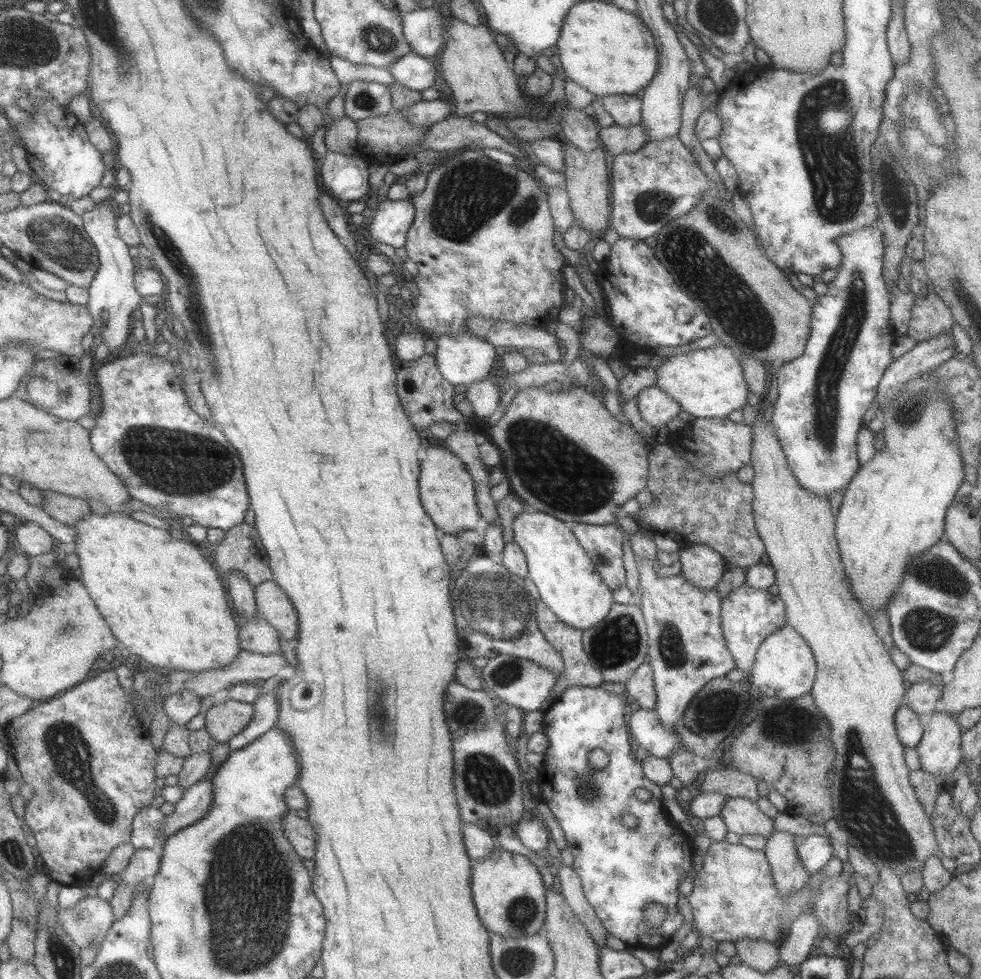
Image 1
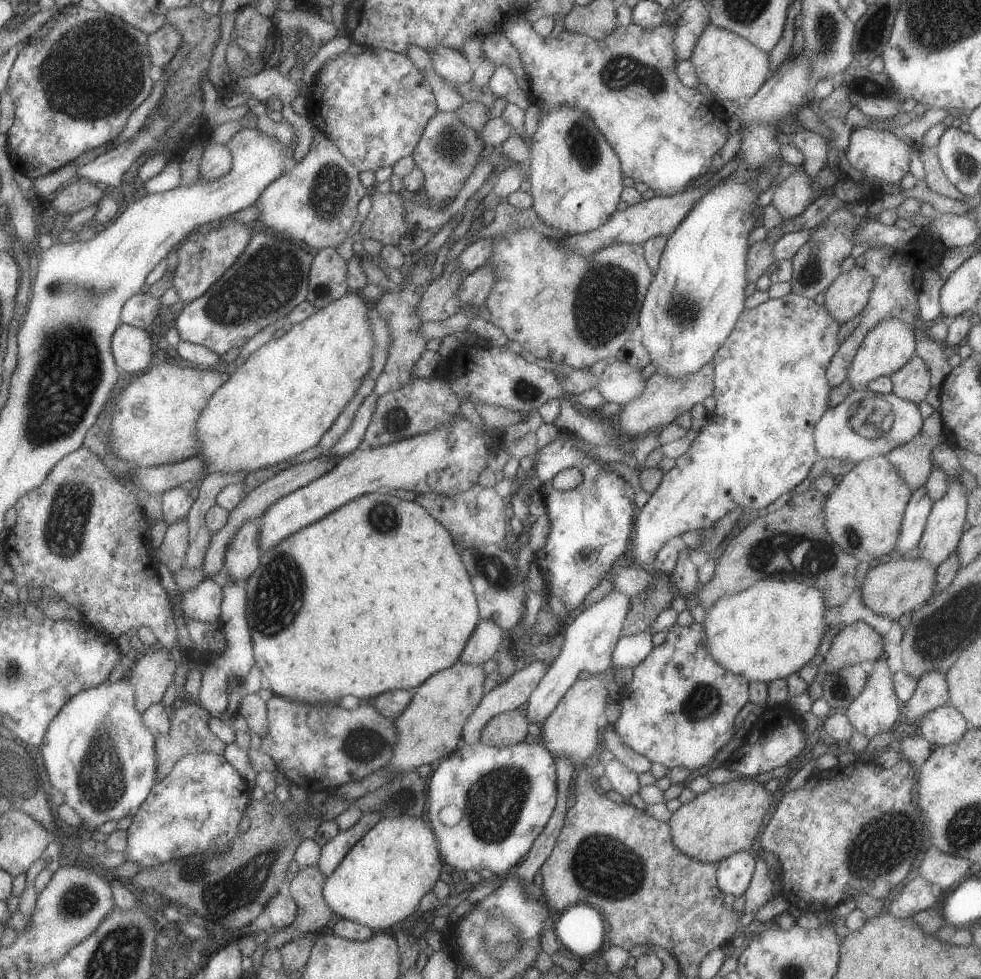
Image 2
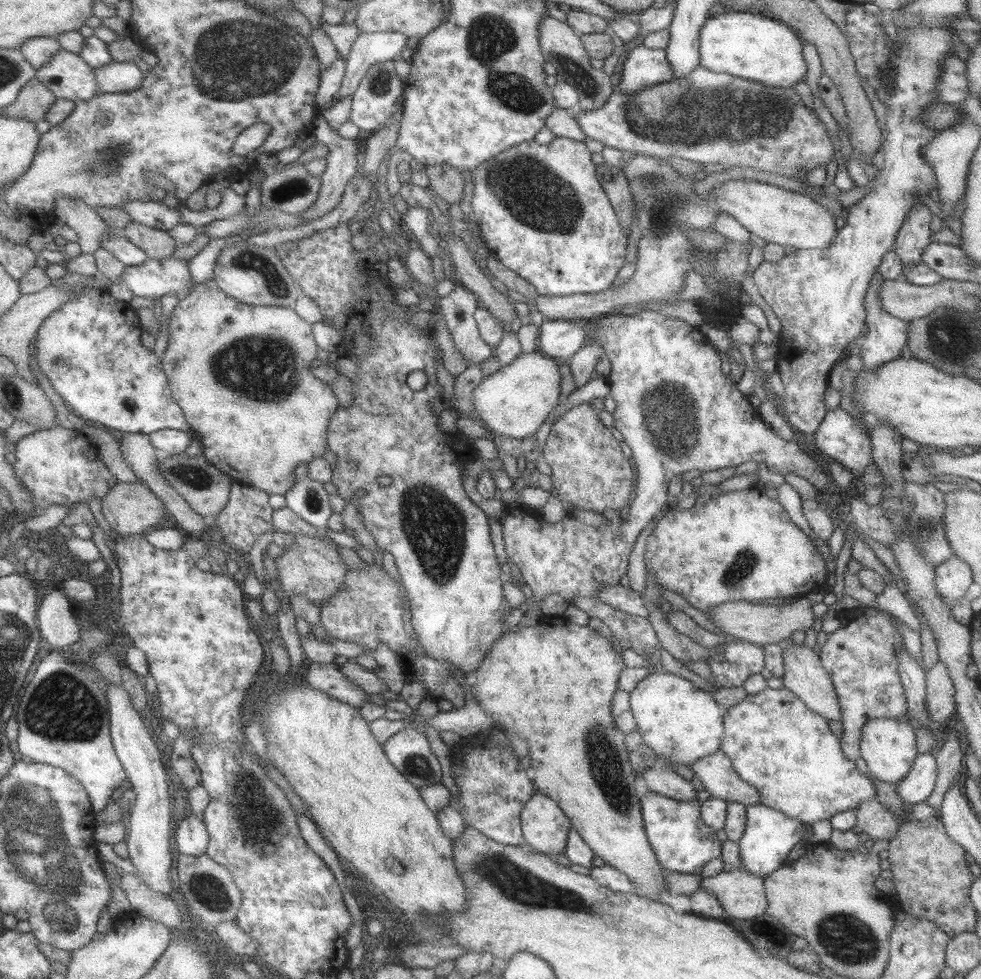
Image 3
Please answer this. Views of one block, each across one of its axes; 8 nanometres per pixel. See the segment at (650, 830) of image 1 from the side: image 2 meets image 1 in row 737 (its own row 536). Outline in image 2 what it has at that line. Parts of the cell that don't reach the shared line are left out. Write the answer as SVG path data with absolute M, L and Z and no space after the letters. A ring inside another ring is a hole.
M561 432L560 437L555 437L553 441L541 448L536 455L536 473L539 480L543 482L542 490L546 496L546 504L552 520L552 526L545 546L535 552L534 562L543 575L549 591L548 596L554 595L557 599L560 599L567 613L570 613L580 607L584 602L585 596L607 576L612 565L617 562L621 554L626 554L627 542L630 542L629 534L631 534L631 528L634 525L633 502L623 492L623 484L625 482L615 472L603 470L601 468L603 462L590 460L587 456L584 456L577 450L577 444L568 440L565 437L566 435L580 440L576 436ZM574 467L579 470L583 479L574 489L559 492L553 486L553 478L562 470L569 470L569 468Z

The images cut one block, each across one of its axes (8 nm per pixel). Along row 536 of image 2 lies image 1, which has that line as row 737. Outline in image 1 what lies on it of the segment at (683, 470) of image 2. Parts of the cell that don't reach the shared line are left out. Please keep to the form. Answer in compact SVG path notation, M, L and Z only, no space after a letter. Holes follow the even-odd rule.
M635 710L629 720L629 732L633 734L635 743L656 758L671 758L677 748L685 750L681 738L677 734L669 735L663 731L651 710Z

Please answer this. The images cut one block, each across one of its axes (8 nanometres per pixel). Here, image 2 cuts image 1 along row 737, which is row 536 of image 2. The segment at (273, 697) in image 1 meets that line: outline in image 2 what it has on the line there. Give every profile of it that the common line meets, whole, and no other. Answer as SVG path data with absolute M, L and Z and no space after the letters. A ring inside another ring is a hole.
M250 521L241 527L226 553L225 572L230 575L233 584L237 580L248 582L260 566L262 551L258 525Z

